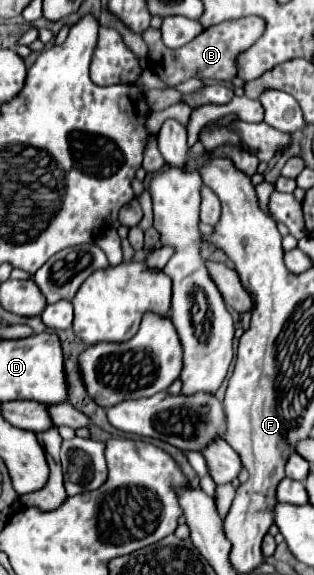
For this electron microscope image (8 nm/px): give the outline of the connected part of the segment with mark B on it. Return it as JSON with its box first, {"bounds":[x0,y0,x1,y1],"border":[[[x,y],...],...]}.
{"bounds":[143,17,265,87],"border":[[[245,17],[239,21],[221,23],[215,27],[209,27],[201,35],[197,35],[189,45],[183,45],[181,49],[167,49],[161,43],[161,31],[147,29],[143,33],[145,43],[149,45],[149,65],[151,69],[169,85],[175,87],[191,77],[197,79],[217,79],[217,81],[231,81],[237,77],[237,55],[255,43],[257,37],[261,37],[261,31],[265,29],[263,21],[257,17]]]}

